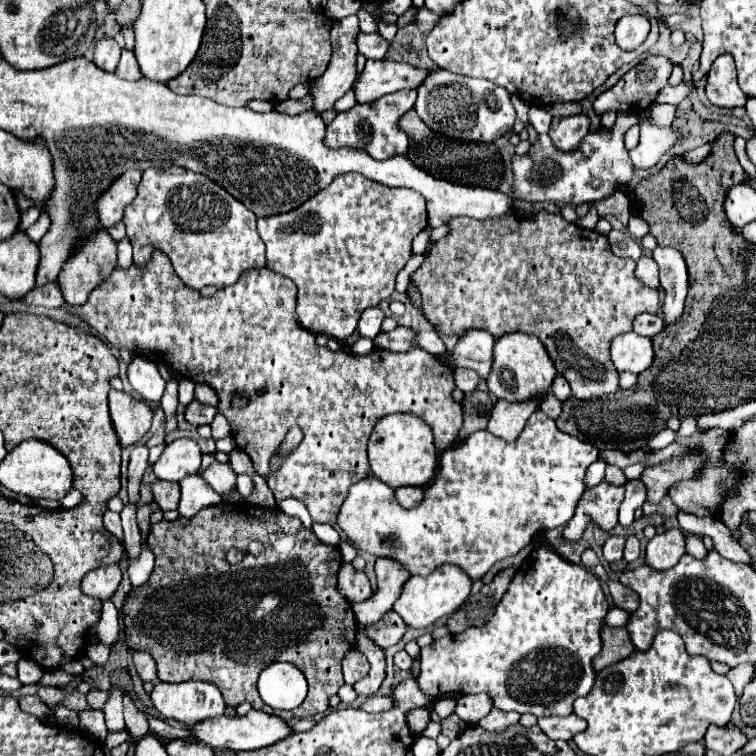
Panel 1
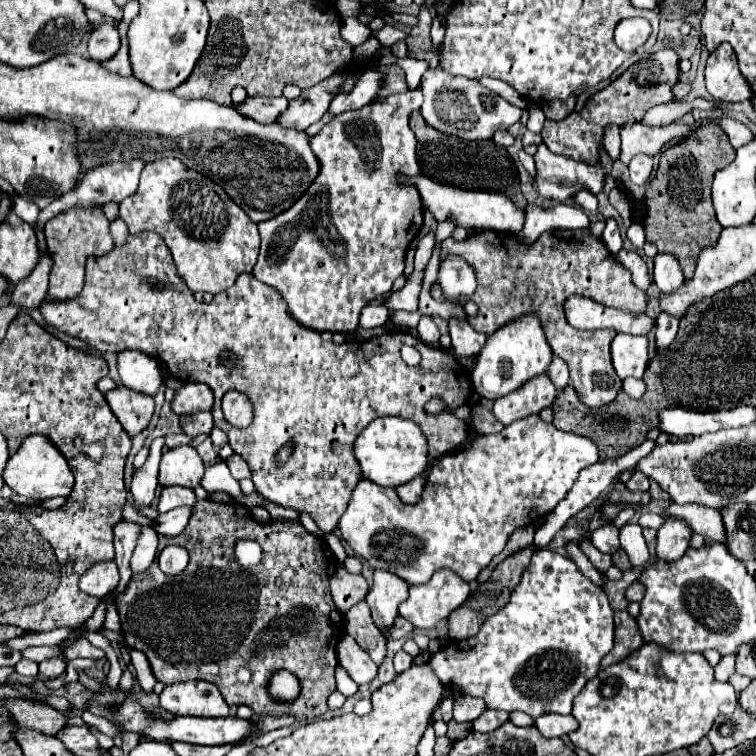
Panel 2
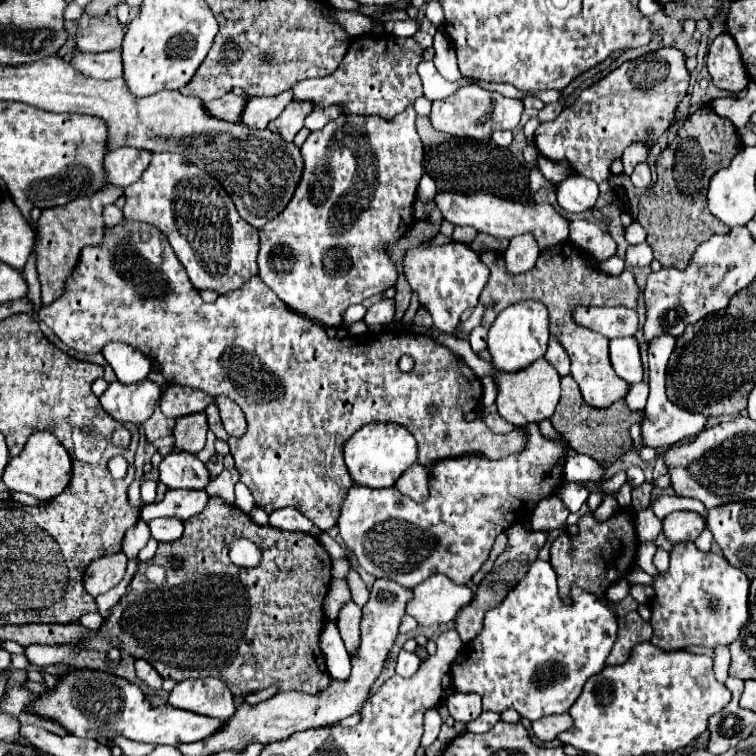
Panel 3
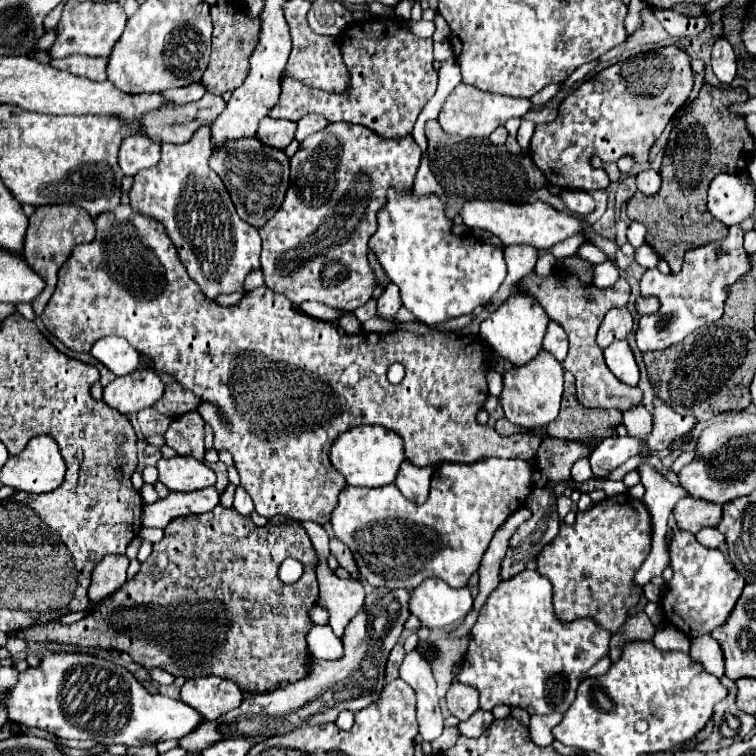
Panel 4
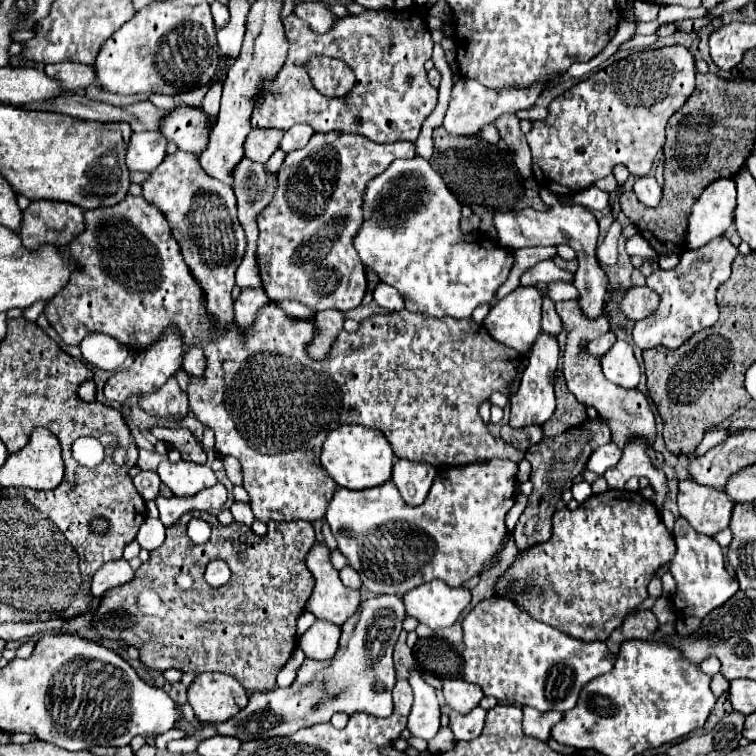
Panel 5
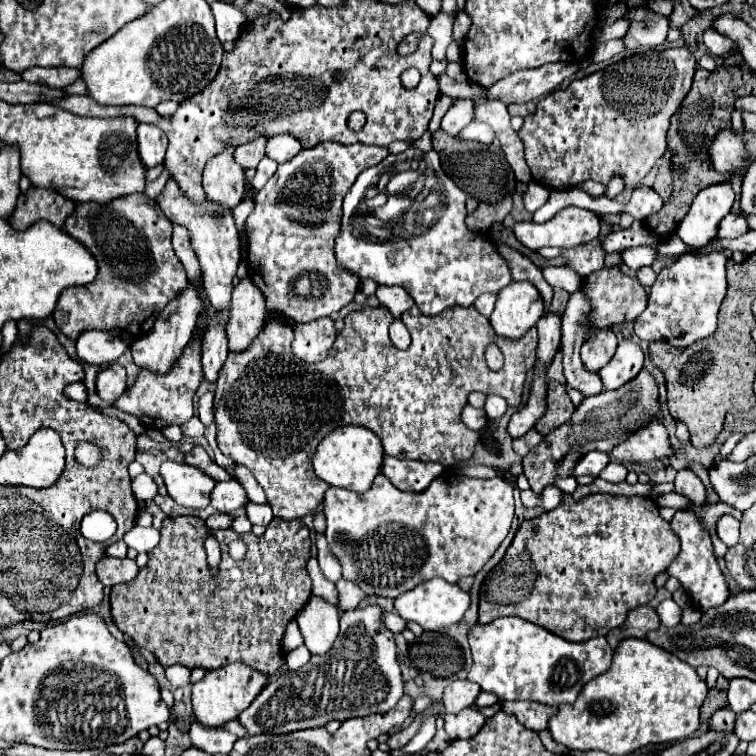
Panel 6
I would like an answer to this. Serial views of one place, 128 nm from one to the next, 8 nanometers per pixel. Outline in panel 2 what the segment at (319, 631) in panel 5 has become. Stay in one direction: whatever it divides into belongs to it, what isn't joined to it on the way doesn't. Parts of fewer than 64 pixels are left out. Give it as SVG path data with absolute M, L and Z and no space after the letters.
M340 664L336 666L334 676L336 676L336 688L338 688L338 692L342 692L344 696L352 696L352 694L356 694L358 684L356 684L348 674L344 674L344 670L340 668Z

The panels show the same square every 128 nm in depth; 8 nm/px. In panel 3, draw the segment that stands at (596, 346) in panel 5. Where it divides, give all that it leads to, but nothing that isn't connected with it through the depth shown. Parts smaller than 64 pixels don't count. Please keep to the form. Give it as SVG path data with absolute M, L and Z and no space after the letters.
M576 308L574 320L608 340L634 336L638 330L638 314L628 308Z

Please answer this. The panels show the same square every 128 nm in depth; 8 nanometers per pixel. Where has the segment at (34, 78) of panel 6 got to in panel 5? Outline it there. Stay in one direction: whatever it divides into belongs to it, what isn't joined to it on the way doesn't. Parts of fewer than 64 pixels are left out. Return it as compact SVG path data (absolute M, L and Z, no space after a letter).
M60 62L60 64L48 64L44 66L44 72L52 76L54 80L60 80L62 88L66 90L84 90L88 84L96 82L96 74L92 66L76 64L76 62Z

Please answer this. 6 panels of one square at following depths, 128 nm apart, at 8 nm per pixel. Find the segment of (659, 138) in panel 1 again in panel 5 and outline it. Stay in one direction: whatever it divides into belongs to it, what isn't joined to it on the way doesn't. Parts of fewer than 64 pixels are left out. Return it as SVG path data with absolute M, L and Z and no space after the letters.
M650 174L650 176L644 176L640 180L634 182L634 192L638 196L638 200L648 206L648 208L656 208L660 204L660 198L662 198L662 188L658 186L656 178Z

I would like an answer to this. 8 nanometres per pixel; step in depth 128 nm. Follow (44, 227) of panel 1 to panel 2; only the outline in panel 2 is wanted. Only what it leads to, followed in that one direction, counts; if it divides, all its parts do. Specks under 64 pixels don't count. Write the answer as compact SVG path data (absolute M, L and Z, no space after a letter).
M132 158L132 160L128 160L128 162L112 162L112 164L104 164L104 166L100 166L100 168L92 168L92 172L86 172L86 174L82 176L80 184L78 184L72 192L60 196L58 200L54 200L48 208L44 208L44 210L40 212L40 216L38 216L38 220L36 220L36 226L38 226L38 228L44 228L44 224L46 224L52 216L56 216L58 212L62 212L62 210L66 210L66 208L70 208L70 206L92 206L94 202L98 202L98 204L122 202L124 198L128 198L128 196L132 196L132 194L136 192L136 188L138 188L138 178L140 178L142 168L144 168L144 162L142 162L140 158Z

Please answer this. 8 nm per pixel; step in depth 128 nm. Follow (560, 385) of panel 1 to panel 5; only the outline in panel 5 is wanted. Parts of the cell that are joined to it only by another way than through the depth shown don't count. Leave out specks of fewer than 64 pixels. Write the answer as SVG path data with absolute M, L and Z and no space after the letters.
M538 282L538 284L534 284L540 292L542 292L542 330L544 332L548 332L548 334L554 334L554 336L558 336L558 332L560 332L560 316L556 314L556 308L554 308L554 302L548 298L548 294L546 294L546 290L548 290L548 284L544 284L544 282Z

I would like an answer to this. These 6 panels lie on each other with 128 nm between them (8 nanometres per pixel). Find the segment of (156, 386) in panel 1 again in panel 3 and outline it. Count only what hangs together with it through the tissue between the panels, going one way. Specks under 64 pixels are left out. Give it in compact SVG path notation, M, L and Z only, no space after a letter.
M108 342L102 348L102 356L112 366L116 378L122 384L134 384L134 382L144 380L152 368L150 358L146 358L136 348L124 342Z

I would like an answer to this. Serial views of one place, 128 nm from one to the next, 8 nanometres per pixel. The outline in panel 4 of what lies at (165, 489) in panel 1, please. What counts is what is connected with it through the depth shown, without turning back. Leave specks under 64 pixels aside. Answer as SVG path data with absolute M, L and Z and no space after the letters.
M214 486L196 492L170 492L166 498L158 498L142 512L142 526L166 528L174 518L186 514L210 512L220 502L220 494Z

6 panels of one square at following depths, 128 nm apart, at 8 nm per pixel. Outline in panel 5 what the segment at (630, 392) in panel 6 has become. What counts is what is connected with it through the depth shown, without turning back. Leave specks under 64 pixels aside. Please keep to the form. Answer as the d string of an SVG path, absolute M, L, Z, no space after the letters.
M598 416L598 418L588 418L582 424L568 428L564 434L560 436L552 436L552 438L544 438L540 444L532 446L526 450L526 460L532 464L532 474L530 474L530 482L534 484L534 490L530 494L528 506L524 510L524 514L520 516L516 528L514 528L514 540L518 550L526 550L534 544L546 542L552 534L552 514L556 512L556 504L560 502L560 496L570 490L574 476L578 476L584 466L588 456L608 444L612 440L610 436L610 428L608 422Z

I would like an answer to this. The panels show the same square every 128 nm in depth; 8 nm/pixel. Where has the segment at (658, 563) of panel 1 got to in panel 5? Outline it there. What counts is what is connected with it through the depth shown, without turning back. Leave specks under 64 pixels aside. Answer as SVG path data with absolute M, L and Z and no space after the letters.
M680 480L678 484L678 510L690 526L706 536L714 536L716 532L728 528L734 504L720 490L702 486L688 480Z

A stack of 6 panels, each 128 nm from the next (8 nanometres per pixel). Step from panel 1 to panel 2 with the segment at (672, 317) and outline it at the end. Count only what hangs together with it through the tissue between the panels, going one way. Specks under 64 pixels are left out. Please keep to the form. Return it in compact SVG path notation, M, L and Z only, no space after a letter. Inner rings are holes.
M658 254L654 258L654 284L664 292L672 292L680 288L682 282L684 276L676 258L670 254ZM660 314L656 318L656 348L666 350L674 342L676 332L678 332L678 320L666 314Z

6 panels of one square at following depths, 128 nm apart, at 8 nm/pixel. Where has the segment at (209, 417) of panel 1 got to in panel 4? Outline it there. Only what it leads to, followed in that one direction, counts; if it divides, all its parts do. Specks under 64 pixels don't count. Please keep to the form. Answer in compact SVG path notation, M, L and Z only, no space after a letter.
M188 412L176 418L166 430L164 440L180 456L204 460L204 420L198 412Z

